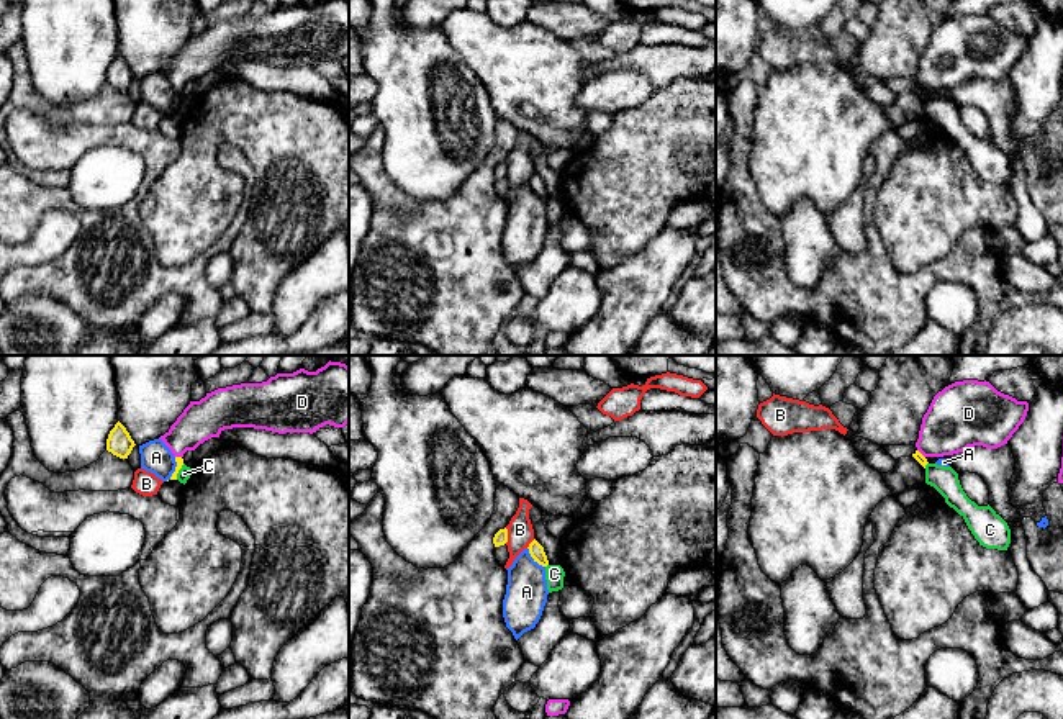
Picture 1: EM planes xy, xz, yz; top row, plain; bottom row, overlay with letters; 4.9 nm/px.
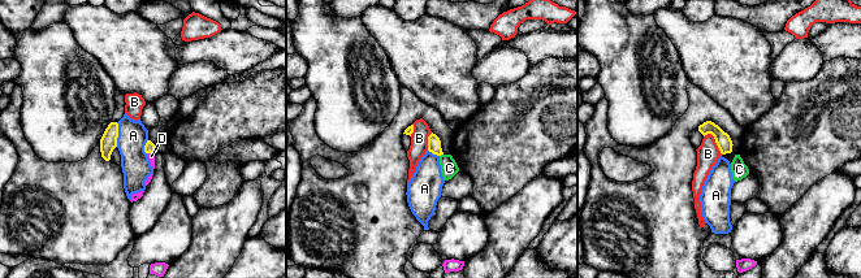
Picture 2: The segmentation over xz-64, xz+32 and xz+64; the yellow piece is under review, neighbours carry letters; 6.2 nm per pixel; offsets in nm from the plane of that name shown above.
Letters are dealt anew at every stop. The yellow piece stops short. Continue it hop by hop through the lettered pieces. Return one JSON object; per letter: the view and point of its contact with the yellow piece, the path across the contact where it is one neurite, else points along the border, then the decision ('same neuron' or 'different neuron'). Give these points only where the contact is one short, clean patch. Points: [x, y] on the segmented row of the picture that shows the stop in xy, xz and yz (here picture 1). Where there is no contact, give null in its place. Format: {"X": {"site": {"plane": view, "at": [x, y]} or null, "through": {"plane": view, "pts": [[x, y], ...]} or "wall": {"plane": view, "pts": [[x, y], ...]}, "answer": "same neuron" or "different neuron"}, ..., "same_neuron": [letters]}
{"A": {"site": {"plane": "xz", "at": [534, 559]}, "answer": "different neuron"}, "B": {"site": {"plane": "xz", "at": [506, 536]}, "wall": {"plane": "xz", "pts": [[505, 528], [506, 542]]}, "answer": "different neuron"}, "C": {"site": {"plane": "xy", "at": [177, 472]}, "wall": {"plane": "xy", "pts": [[184, 464], [176, 479]]}, "answer": "different neuron"}, "D": {"site": {"plane": "yz", "at": [921, 454]}, "through": {"plane": "yz", "pts": [[918, 456], [921, 454], [957, 418]]}, "answer": "same neuron"}, "same_neuron": ["D"]}

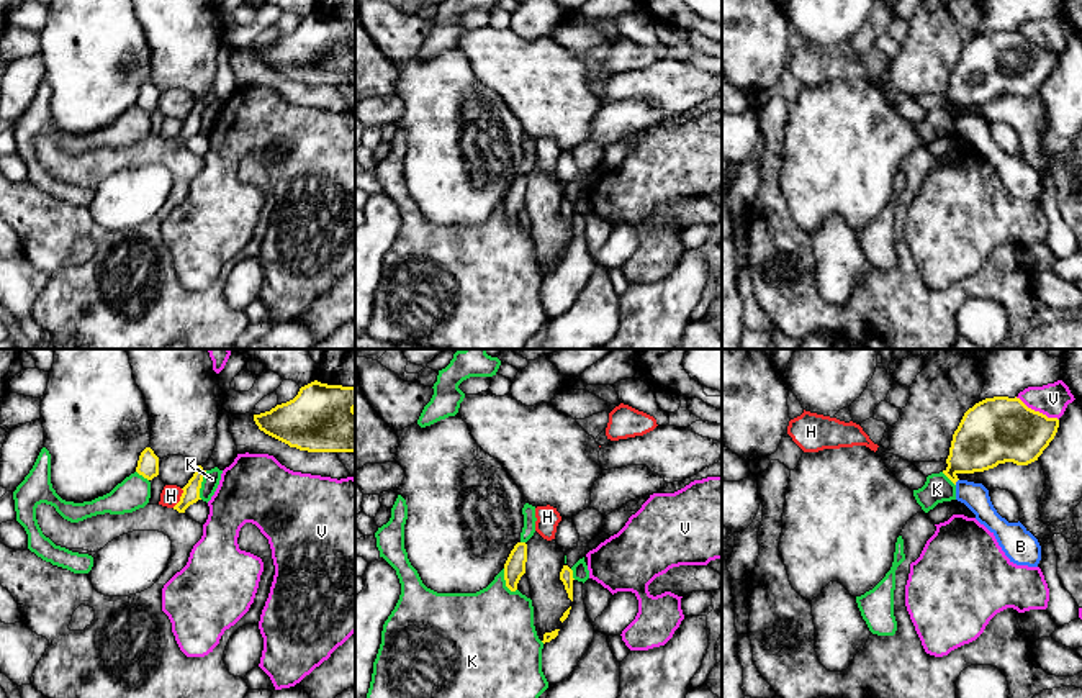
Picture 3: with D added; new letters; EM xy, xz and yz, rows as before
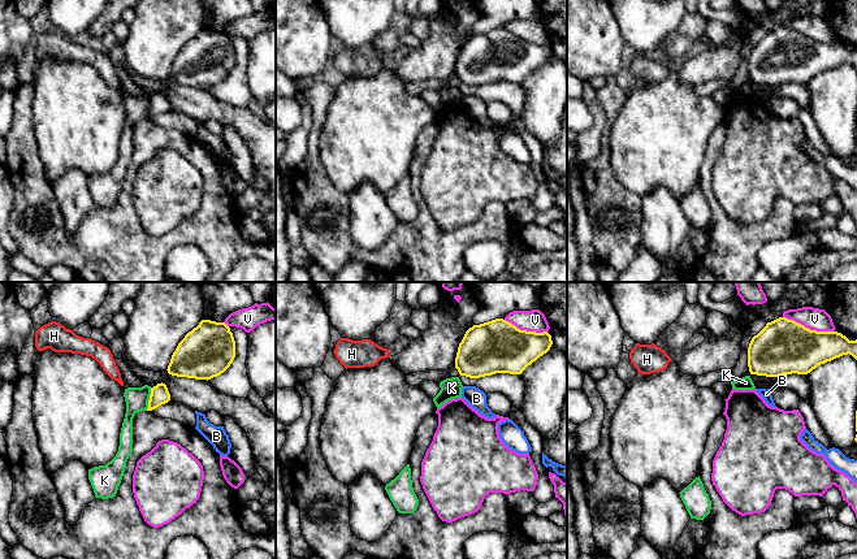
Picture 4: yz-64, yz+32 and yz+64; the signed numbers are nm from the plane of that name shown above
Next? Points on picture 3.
{"B": {"site": {"plane": "yz", "at": [956, 480]}, "wall": {"plane": "yz", "pts": [[958, 479], [955, 484]]}, "answer": "different neuron"}, "H": {"site": {"plane": "xy", "at": [180, 498]}, "wall": {"plane": "xy", "pts": [[182, 489], [180, 498], [172, 507]]}, "answer": "different neuron"}, "K": {"site": {"plane": "xy", "at": [200, 485]}, "answer": "different neuron"}, "V": {"site": {"plane": "yz", "at": [1036, 412]}, "answer": "different neuron"}, "same_neuron": []}

